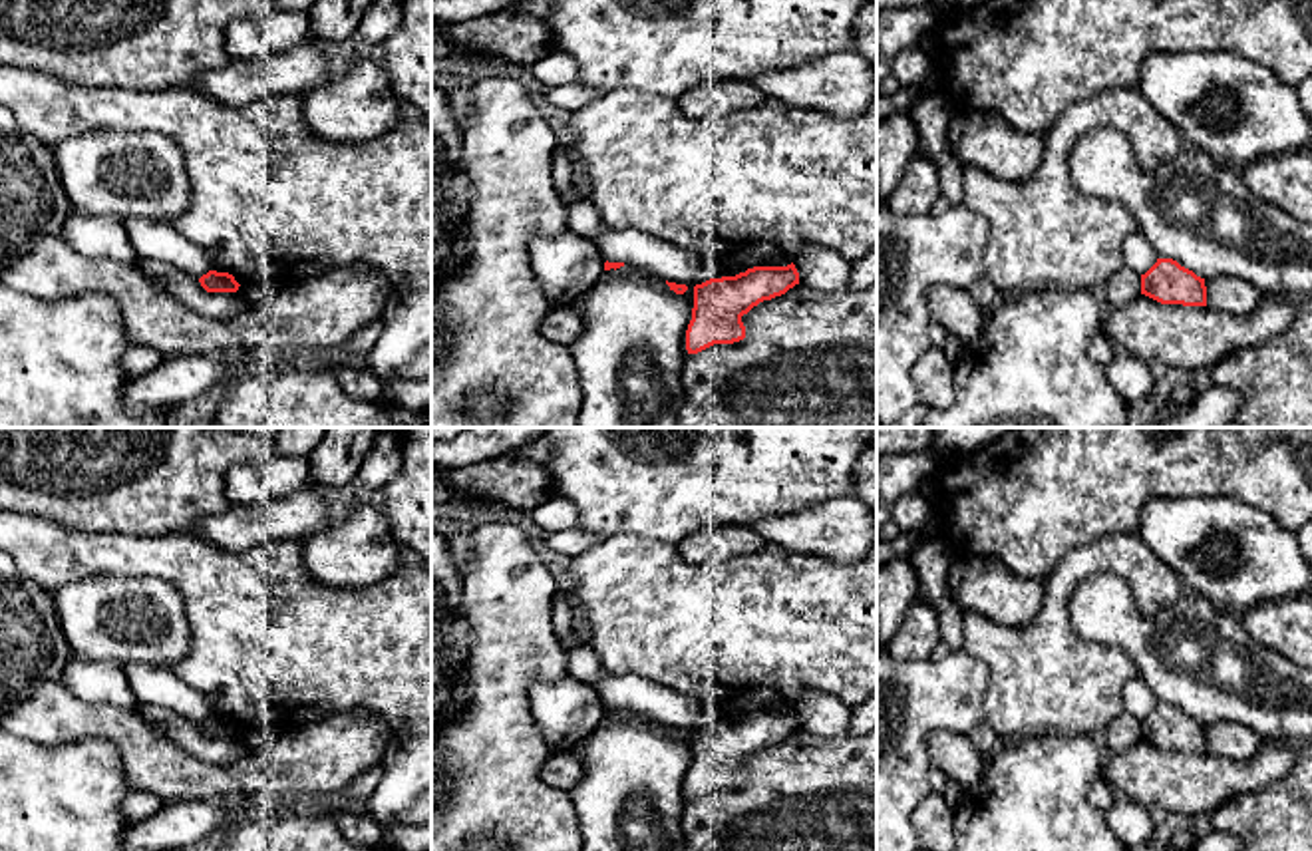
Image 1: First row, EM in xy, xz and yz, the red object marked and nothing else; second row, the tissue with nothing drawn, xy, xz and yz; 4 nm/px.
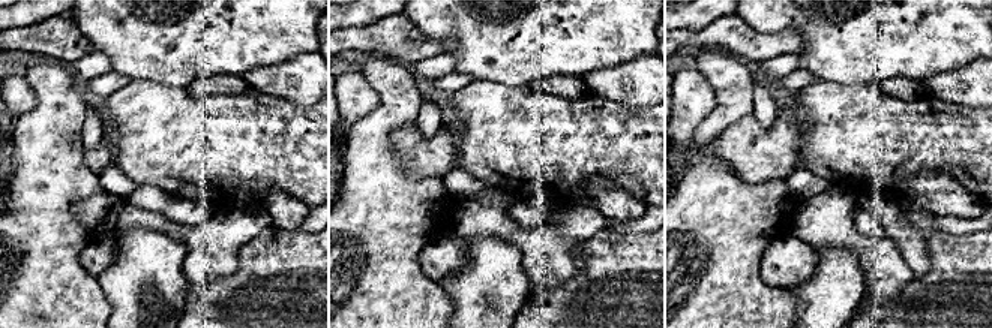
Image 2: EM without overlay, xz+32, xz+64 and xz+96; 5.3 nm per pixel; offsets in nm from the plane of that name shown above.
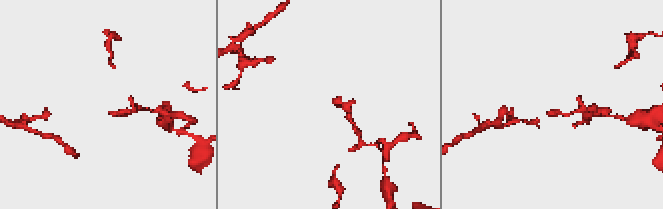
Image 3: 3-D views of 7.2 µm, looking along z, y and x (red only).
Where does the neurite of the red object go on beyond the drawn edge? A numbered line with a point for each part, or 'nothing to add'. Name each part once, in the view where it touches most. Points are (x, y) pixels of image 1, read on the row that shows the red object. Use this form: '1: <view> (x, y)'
nothing to add

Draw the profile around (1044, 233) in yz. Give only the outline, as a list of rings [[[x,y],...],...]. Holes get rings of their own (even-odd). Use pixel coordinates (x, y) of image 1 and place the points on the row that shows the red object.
[[[1119,87],[1085,97],[1069,105],[1048,129],[1040,169],[1026,181],[1004,181],[986,171],[962,165],[962,205],[982,215],[990,225],[990,239],[982,256],[984,274],[998,294],[1020,294],[1034,288],[1095,290],[1123,266],[1123,243],[1139,233],[1129,209],[1079,193],[1069,175],[1069,155],[1077,139],[1097,127],[1121,131],[1147,173],[1169,163],[1183,149],[1179,129],[1153,109],[1135,87]]]

